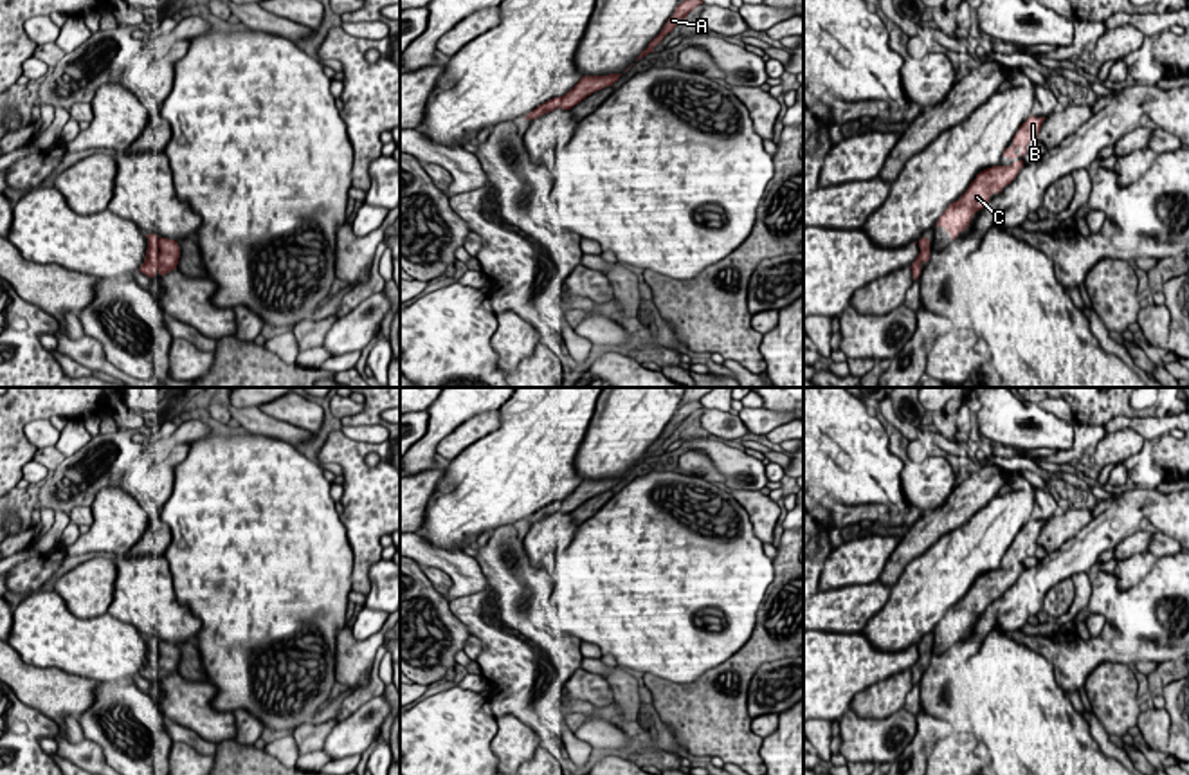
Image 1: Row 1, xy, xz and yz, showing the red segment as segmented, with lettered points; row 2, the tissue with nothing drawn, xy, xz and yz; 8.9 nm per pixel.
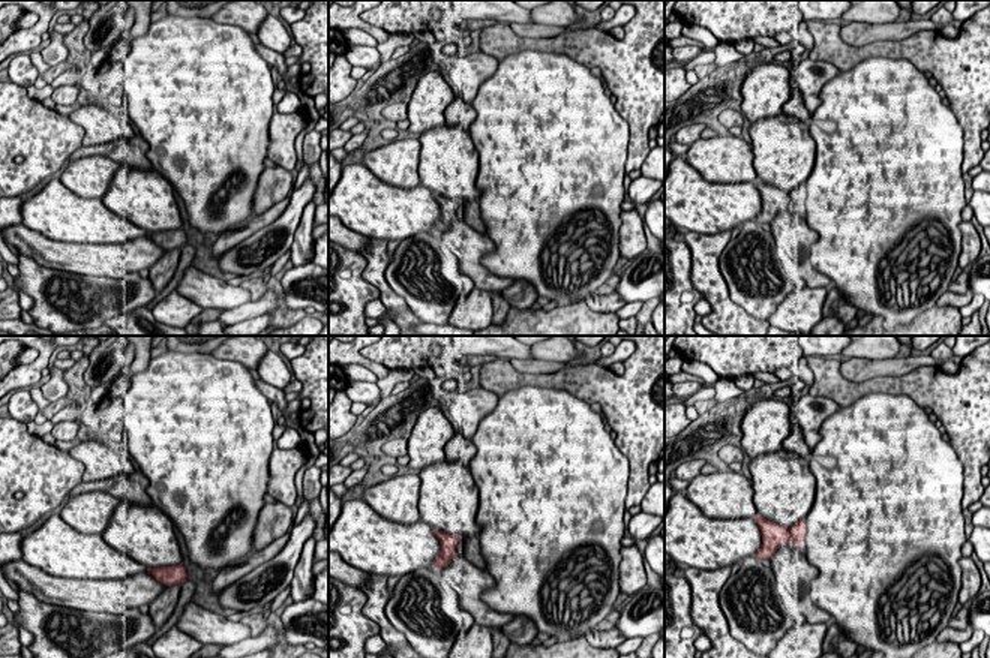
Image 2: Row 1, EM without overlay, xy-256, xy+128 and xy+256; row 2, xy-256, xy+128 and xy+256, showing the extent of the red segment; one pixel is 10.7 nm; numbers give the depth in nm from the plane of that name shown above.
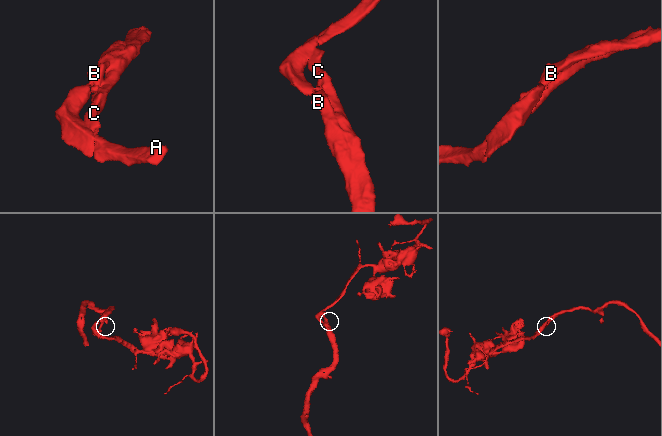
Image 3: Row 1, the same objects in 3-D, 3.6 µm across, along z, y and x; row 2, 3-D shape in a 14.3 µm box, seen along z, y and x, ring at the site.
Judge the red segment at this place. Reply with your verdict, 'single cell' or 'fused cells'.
single cell

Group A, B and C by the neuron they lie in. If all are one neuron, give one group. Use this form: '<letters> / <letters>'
A B C

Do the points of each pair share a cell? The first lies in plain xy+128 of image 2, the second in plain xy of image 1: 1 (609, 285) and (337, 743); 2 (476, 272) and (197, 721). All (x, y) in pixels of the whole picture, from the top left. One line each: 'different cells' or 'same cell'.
1: different cells
2: same cell

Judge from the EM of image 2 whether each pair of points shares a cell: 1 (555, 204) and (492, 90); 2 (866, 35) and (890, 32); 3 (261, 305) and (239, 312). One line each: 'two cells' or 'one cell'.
1: one cell
2: one cell
3: one cell

